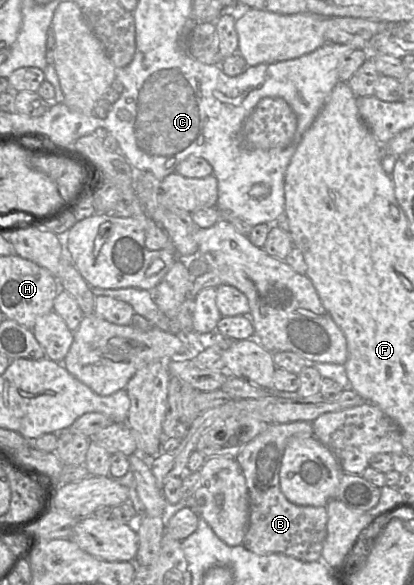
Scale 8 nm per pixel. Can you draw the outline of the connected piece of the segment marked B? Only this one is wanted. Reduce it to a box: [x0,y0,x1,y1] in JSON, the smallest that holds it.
[235,422,327,562]

